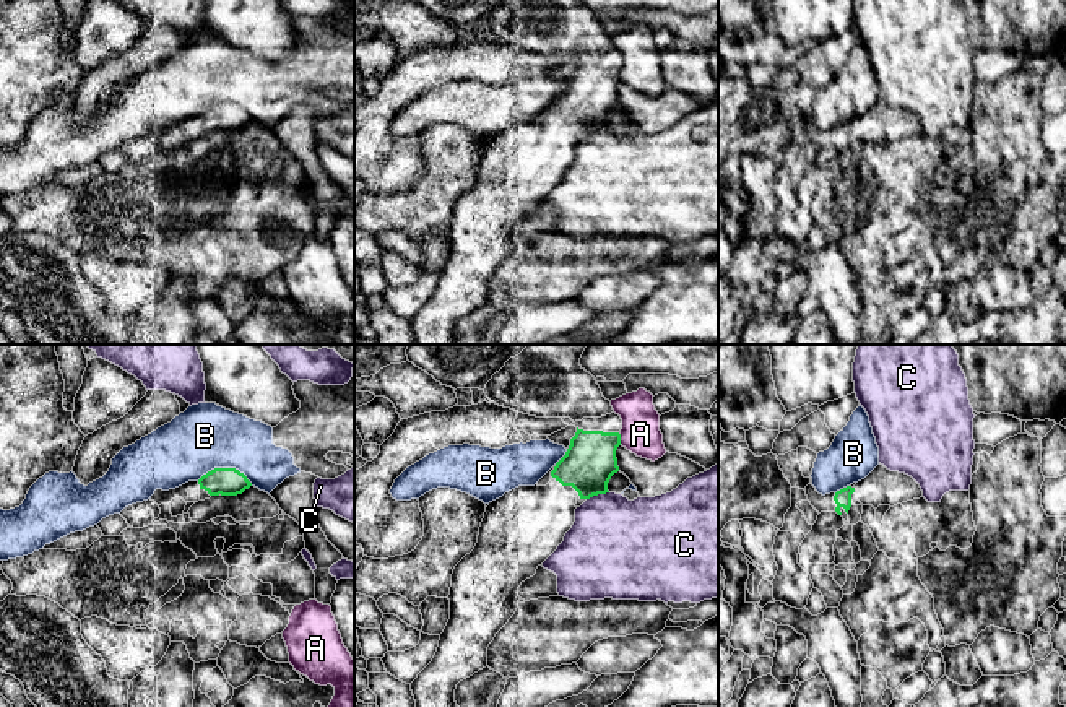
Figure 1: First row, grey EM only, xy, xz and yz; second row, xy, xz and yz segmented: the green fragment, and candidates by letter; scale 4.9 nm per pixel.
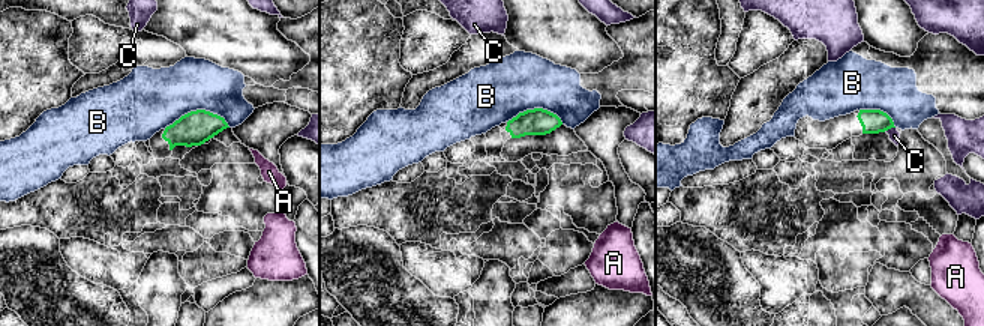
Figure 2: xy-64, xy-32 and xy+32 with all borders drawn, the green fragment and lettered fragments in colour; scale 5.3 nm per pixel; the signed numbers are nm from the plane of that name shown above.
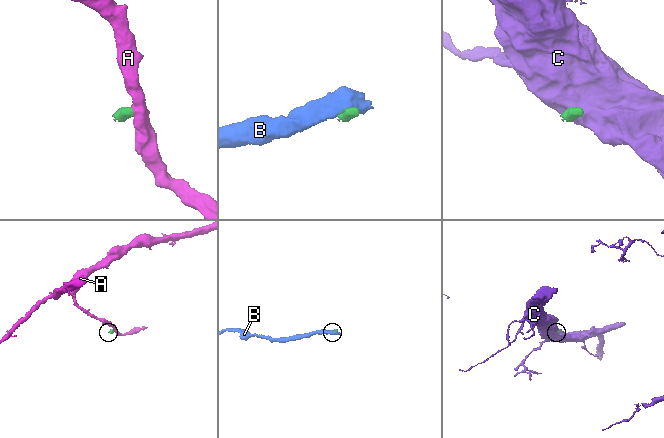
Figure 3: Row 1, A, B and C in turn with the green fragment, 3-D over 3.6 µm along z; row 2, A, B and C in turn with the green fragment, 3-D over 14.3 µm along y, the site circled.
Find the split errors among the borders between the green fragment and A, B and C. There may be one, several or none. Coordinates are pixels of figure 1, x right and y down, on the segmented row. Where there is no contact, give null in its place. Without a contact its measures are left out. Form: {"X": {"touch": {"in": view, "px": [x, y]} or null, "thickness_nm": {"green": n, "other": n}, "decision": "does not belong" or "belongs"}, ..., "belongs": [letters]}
{"A": {"touch": {"in": "xz", "px": [619, 439]}, "thickness_nm": {"green": 260, "other": 200}, "decision": "does not belong"}, "B": {"touch": {"in": "xy", "px": [226, 468]}, "thickness_nm": {"green": 140, "other": 320}, "decision": "does not belong"}, "C": {"touch": {"in": "xz", "px": [597, 494]}, "thickness_nm": {"green": 260, "other": 440}, "decision": "does not belong"}, "belongs": []}

